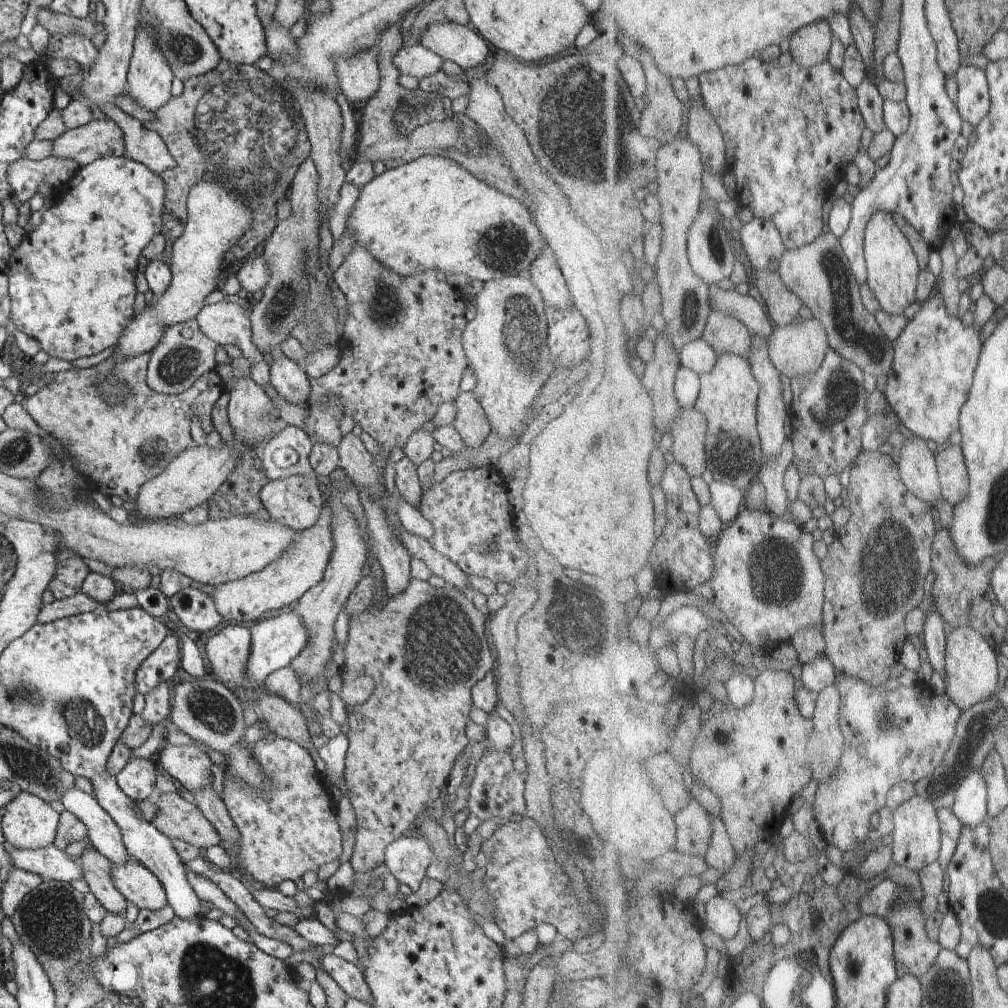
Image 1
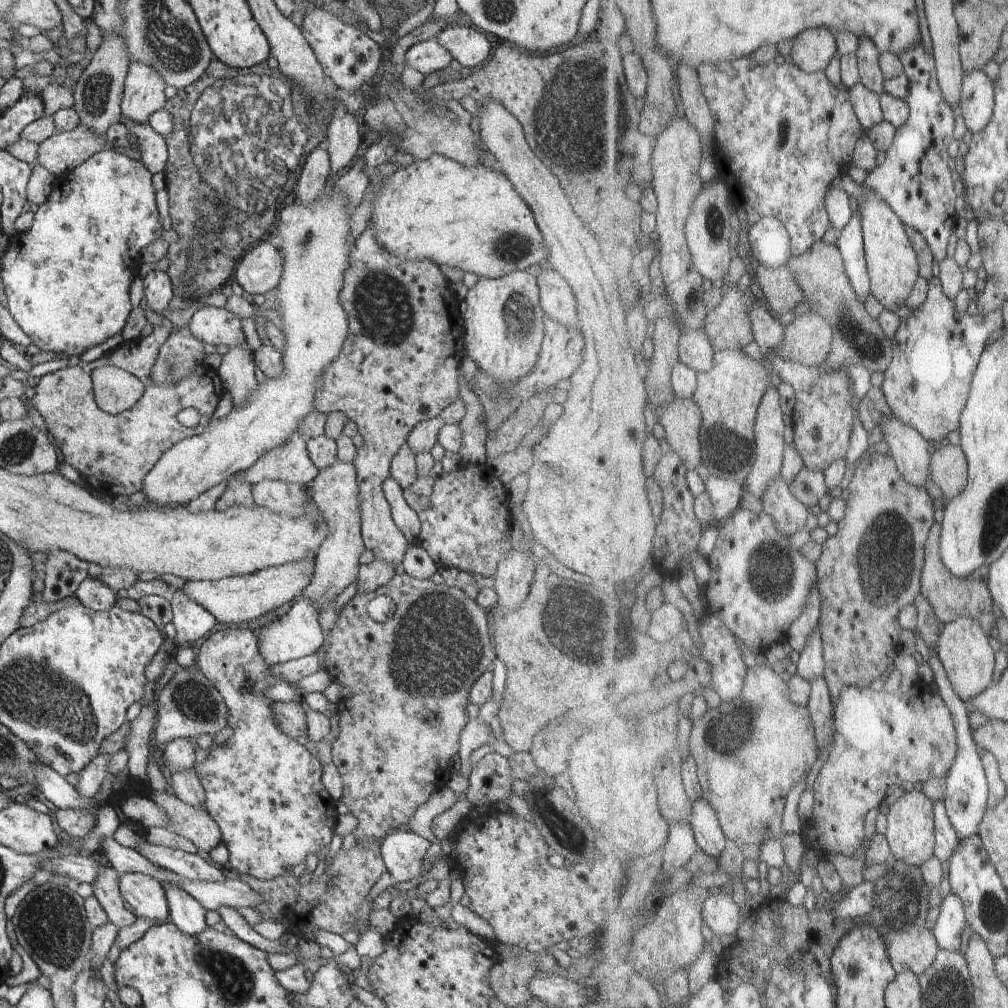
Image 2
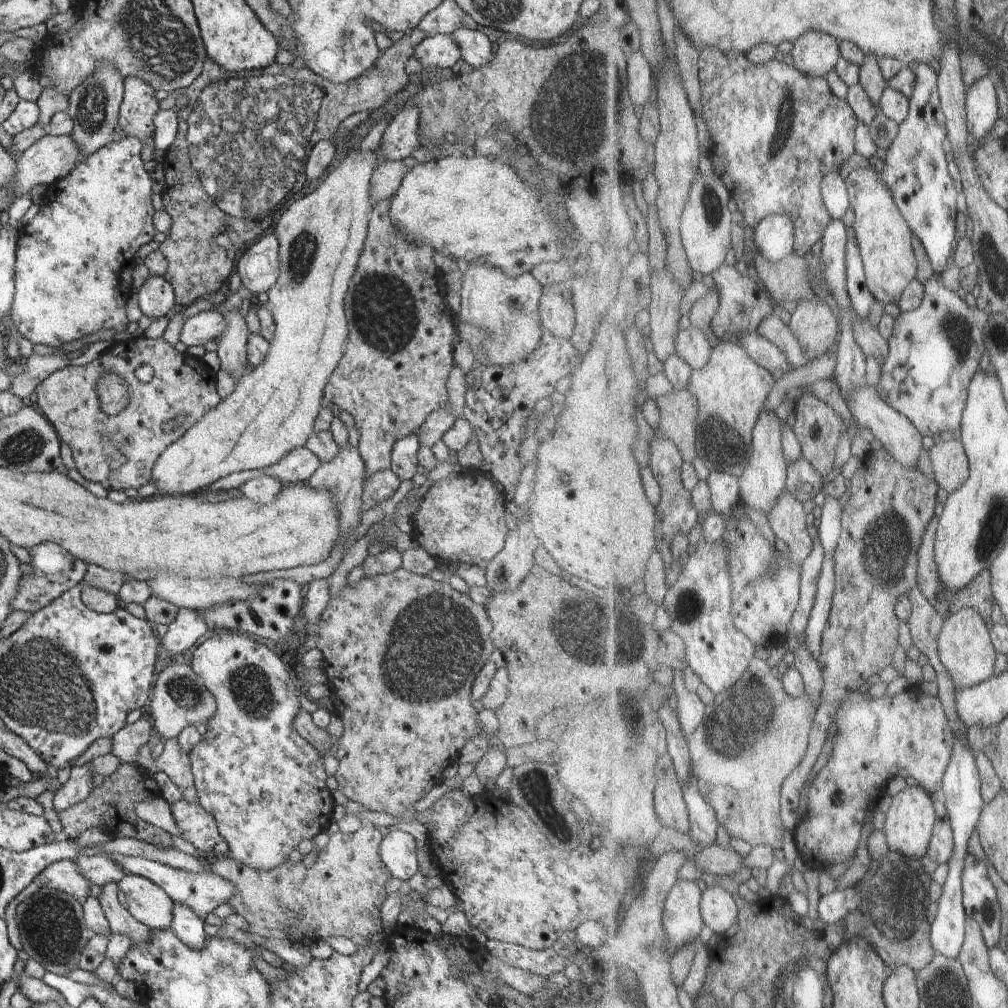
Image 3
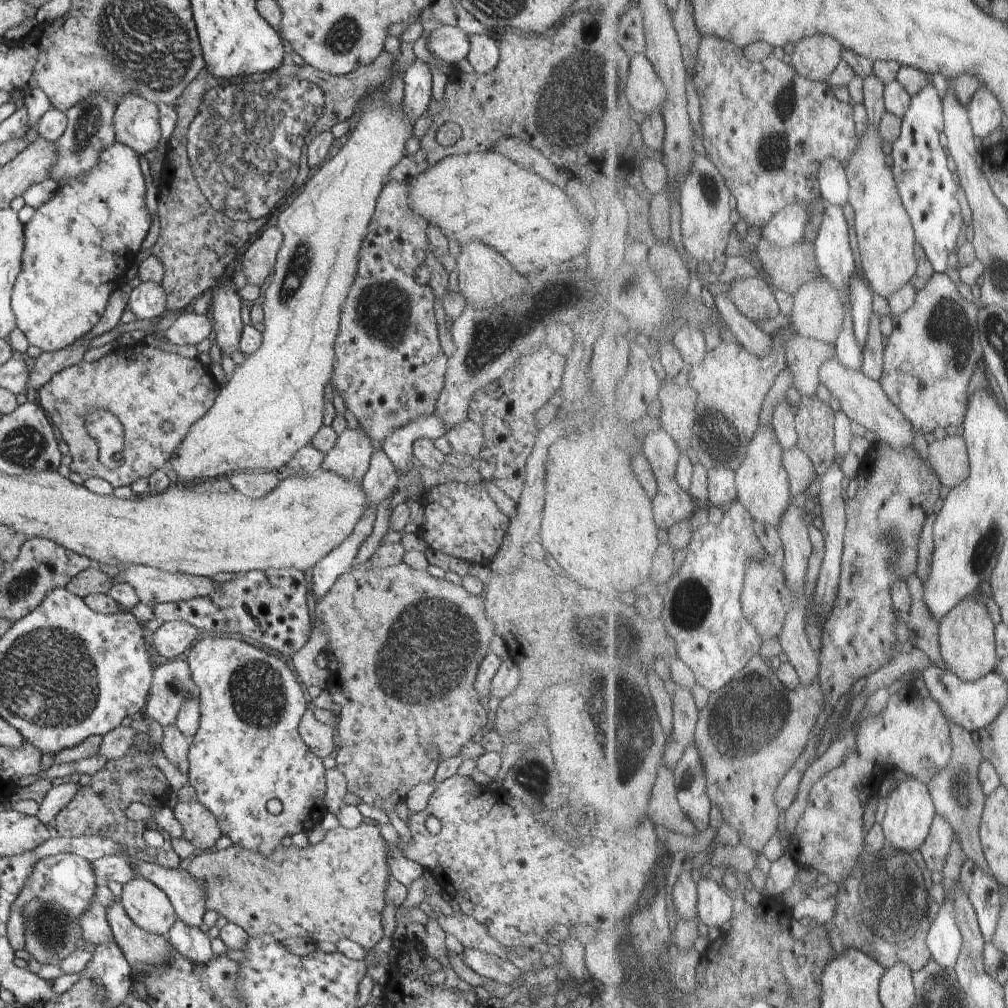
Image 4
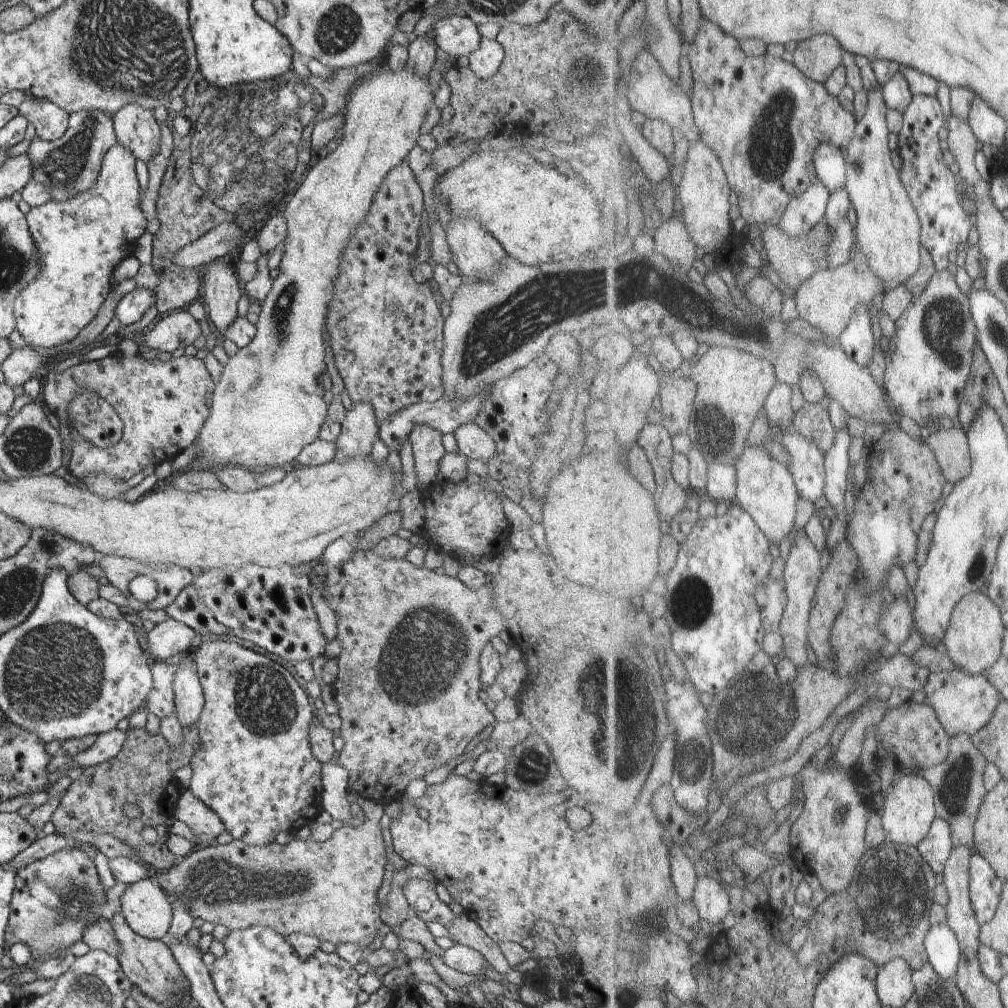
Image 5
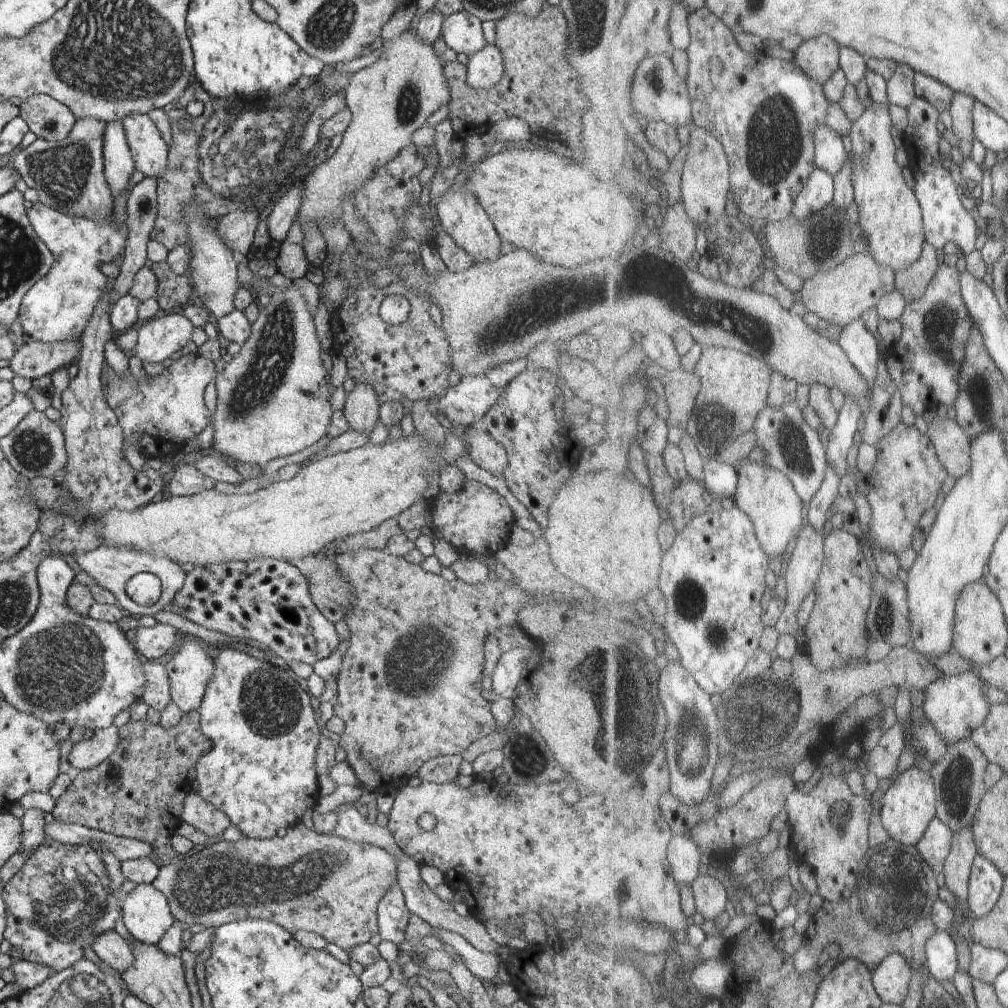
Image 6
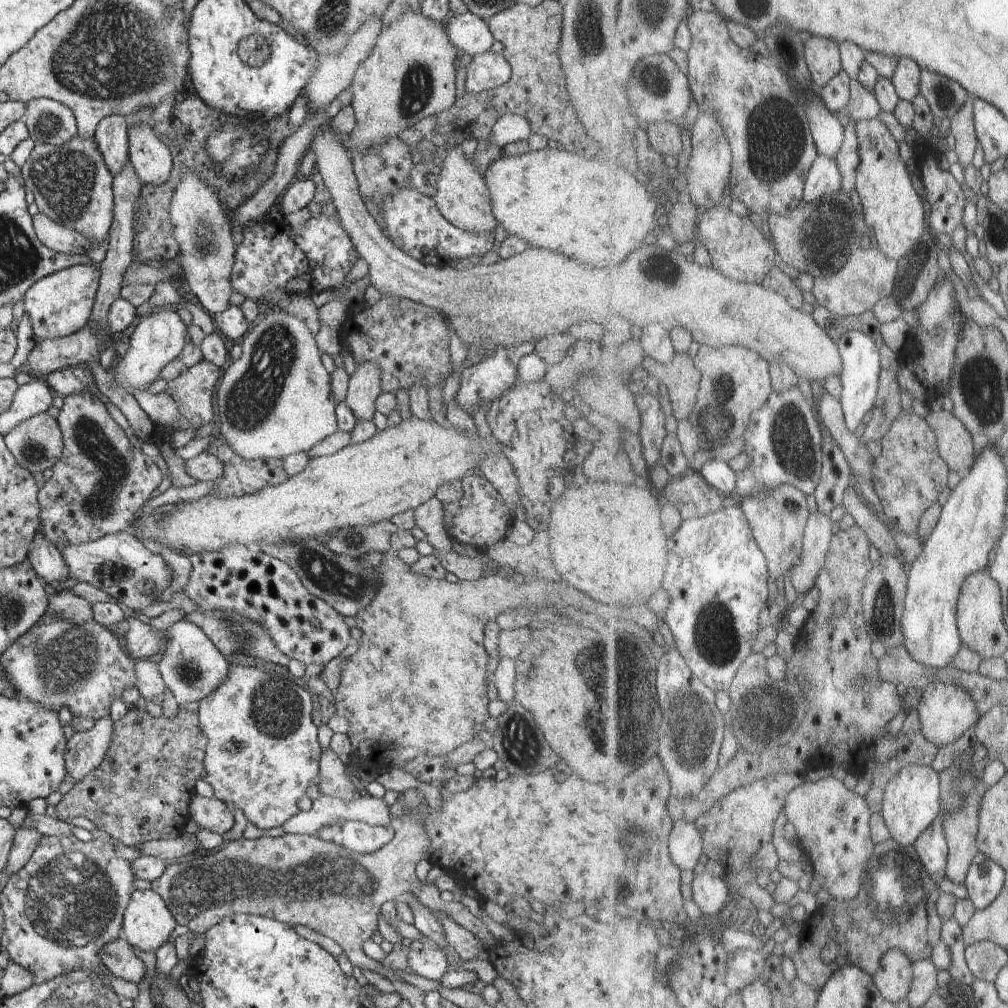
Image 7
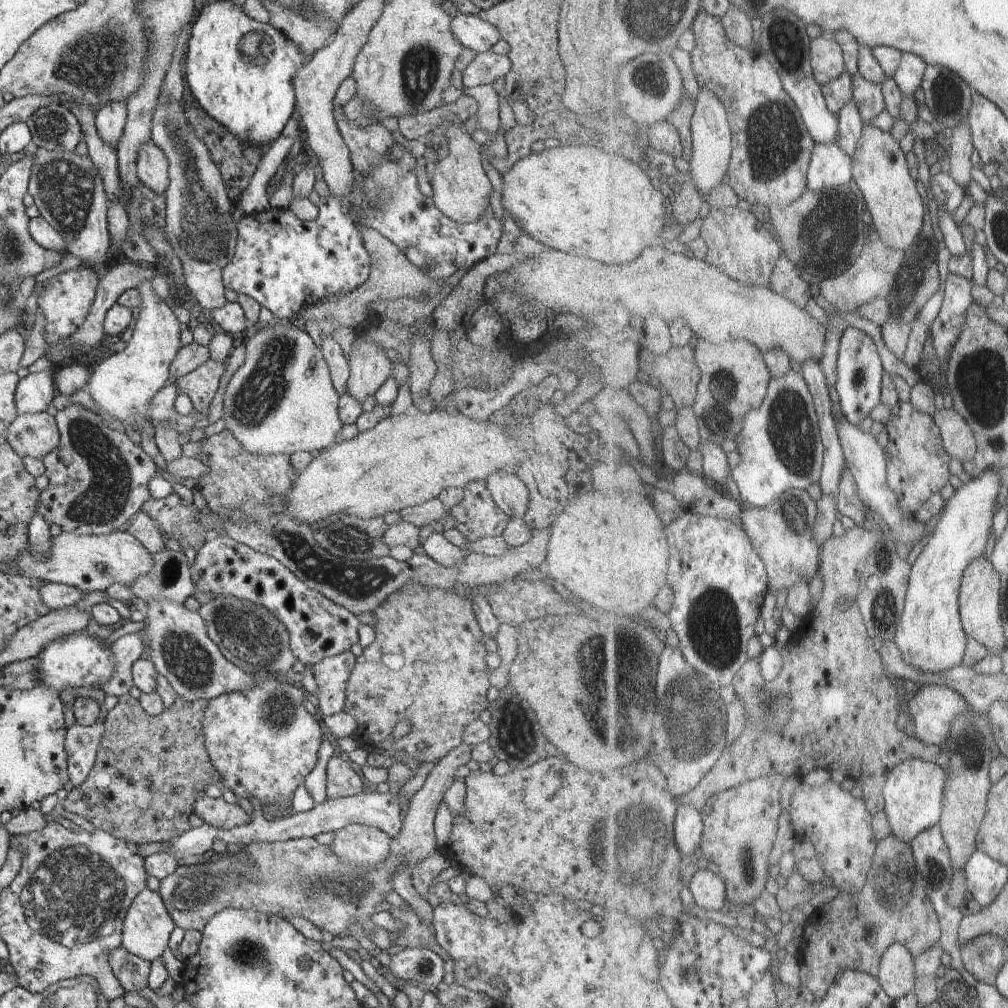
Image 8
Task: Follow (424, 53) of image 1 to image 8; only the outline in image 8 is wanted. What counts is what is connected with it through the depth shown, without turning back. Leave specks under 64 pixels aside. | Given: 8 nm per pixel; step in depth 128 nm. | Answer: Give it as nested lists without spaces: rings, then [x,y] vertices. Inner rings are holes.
[[[461,14],[452,18],[451,31],[463,47],[485,53],[500,40],[498,29],[480,15]]]

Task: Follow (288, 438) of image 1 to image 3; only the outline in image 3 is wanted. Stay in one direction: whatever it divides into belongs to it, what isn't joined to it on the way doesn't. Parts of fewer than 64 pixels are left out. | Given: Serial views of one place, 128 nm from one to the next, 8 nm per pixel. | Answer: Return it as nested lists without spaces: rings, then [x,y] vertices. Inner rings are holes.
[[[296,447],[287,452],[281,460],[261,469],[252,469],[230,473],[216,482],[213,482],[206,490],[196,494],[196,498],[206,501],[206,492],[217,493],[218,491],[229,491],[238,489],[245,482],[268,475],[277,478],[285,485],[306,482],[316,470],[319,469],[321,462],[319,458],[308,450],[308,447]]]

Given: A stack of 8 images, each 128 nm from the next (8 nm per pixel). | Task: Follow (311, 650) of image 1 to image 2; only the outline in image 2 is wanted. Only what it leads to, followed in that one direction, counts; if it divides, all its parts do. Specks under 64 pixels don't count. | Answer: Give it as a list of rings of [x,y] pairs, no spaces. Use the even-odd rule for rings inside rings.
[[[337,460],[331,467],[319,470],[313,481],[314,487],[309,490],[312,503],[323,516],[329,533],[317,550],[313,577],[303,590],[302,596],[318,609],[319,614],[323,606],[337,600],[342,590],[356,582],[360,566],[358,558],[365,550],[365,544],[361,533],[359,484],[353,463]]]

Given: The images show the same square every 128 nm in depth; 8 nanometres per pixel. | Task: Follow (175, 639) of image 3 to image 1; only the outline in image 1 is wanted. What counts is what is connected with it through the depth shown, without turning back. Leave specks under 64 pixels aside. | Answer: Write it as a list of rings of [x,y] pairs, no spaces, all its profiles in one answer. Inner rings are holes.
[[[188,587],[169,597],[171,622],[196,632],[208,632],[224,620],[217,611],[213,596]]]

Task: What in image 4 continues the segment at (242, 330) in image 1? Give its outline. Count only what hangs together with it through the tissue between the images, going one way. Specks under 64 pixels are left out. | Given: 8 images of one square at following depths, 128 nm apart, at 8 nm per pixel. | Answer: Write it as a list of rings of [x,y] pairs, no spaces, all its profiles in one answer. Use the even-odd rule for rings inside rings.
[[[185,310],[176,322],[170,326],[168,330],[162,332],[166,339],[170,340],[172,344],[186,345],[200,344],[204,338],[210,336],[213,324],[205,314],[197,314],[193,310]]]

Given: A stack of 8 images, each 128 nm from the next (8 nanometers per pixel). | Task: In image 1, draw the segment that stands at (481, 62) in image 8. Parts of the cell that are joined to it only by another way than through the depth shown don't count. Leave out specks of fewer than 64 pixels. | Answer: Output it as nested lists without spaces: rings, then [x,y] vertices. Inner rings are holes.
[[[430,22],[419,34],[418,43],[443,60],[456,62],[470,73],[486,60],[490,50],[480,34],[466,25],[453,22]]]

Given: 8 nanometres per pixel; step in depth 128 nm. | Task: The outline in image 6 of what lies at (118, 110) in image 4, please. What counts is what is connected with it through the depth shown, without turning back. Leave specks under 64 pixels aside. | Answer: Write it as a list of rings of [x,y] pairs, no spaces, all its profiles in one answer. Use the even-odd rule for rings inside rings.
[[[130,113],[121,121],[125,132],[128,146],[135,164],[136,170],[142,172],[144,176],[159,177],[167,168],[167,156],[169,153],[168,145],[162,138],[154,121],[150,118],[149,113]]]

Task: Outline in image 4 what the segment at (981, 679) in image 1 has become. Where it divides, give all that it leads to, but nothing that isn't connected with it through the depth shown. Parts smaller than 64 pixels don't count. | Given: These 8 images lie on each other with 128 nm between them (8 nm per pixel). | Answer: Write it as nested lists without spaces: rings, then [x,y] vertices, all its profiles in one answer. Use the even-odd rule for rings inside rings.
[[[970,598],[962,601],[941,624],[941,643],[945,662],[950,670],[959,674],[964,681],[976,682],[996,668],[1000,668],[1002,658],[999,655],[996,644],[996,624],[990,614],[990,610],[982,602]]]

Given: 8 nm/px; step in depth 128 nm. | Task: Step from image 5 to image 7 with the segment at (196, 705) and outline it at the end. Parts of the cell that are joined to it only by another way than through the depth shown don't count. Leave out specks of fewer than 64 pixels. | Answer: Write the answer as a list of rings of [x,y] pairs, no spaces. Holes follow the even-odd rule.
[[[181,620],[166,630],[166,642],[162,653],[162,660],[158,663],[159,671],[165,685],[179,705],[198,703],[201,698],[211,693],[229,673],[229,660],[223,657],[223,653],[208,638],[208,635],[191,622]]]

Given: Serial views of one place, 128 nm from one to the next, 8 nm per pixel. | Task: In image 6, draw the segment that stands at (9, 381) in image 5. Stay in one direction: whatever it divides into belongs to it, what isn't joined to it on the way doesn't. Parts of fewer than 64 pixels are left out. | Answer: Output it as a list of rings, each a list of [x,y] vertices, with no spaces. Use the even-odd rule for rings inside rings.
[[[26,339],[24,344],[15,350],[9,360],[9,367],[16,376],[24,376],[31,381],[41,376],[50,376],[78,356],[80,348],[76,342],[78,341],[43,343]]]

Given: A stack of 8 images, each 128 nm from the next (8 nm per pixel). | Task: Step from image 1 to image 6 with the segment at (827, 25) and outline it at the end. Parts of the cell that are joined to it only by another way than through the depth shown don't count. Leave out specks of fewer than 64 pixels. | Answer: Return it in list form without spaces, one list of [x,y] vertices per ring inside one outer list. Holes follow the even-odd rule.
[[[825,34],[804,41],[795,56],[809,75],[826,84],[843,68],[841,64],[843,47],[832,35]]]

